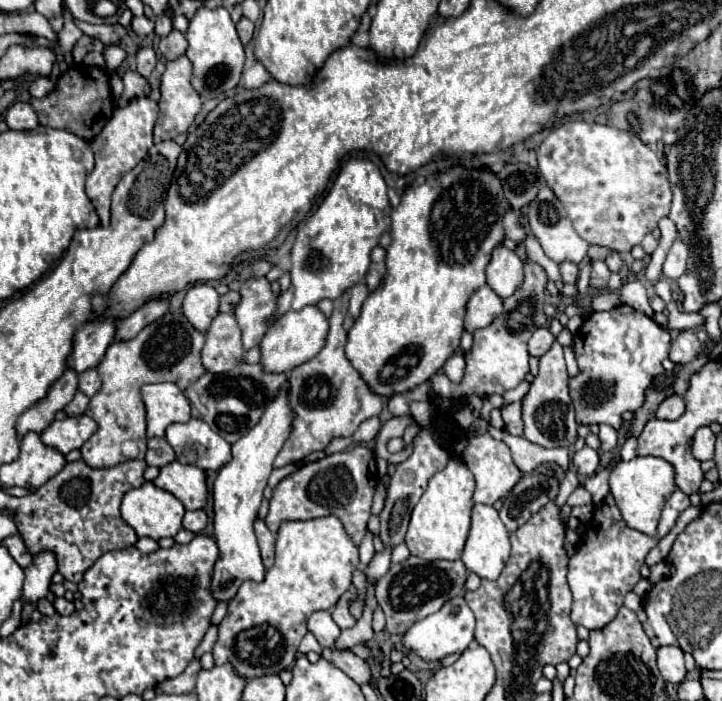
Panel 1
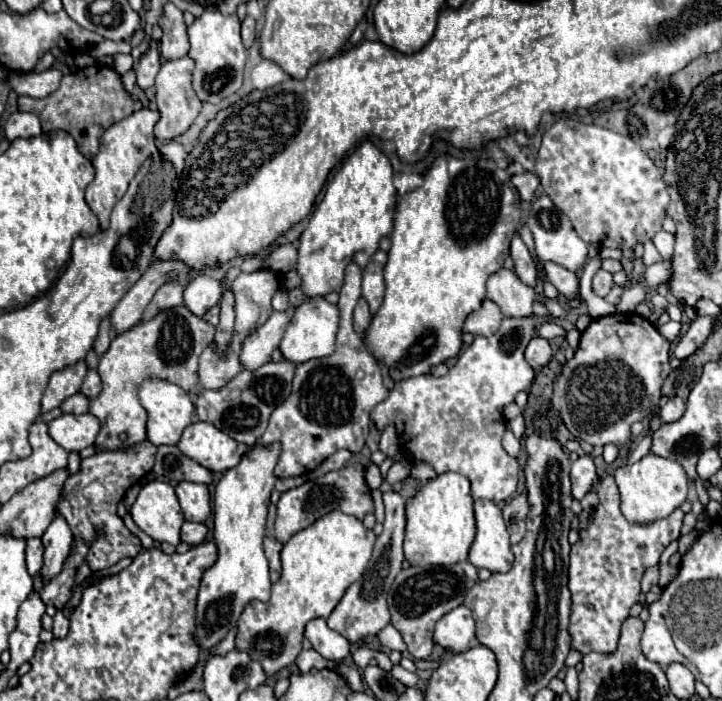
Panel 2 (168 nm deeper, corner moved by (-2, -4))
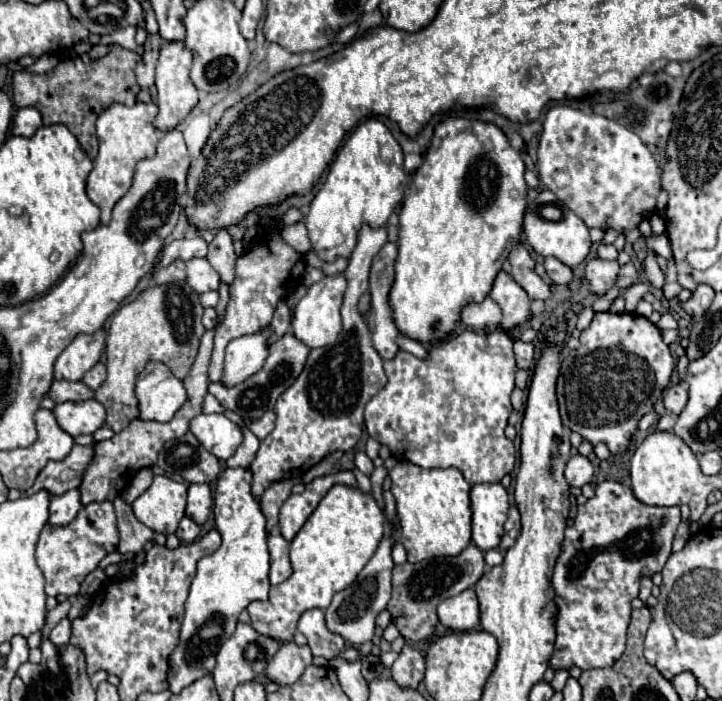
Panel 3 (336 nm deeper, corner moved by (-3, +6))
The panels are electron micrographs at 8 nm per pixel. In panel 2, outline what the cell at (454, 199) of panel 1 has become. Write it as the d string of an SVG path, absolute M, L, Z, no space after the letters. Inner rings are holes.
M439 155L425 173L423 185L399 199L389 261L385 265L385 301L365 335L367 347L379 363L389 367L393 381L425 375L431 365L445 363L459 355L463 345L463 321L469 313L481 307L485 299L485 283L489 275L503 267L503 253L507 255L509 243L521 221L519 193L511 187L511 175L505 169L499 169L493 159L457 159Z

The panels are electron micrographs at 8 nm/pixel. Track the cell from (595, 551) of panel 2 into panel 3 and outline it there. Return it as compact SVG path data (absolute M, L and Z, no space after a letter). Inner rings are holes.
M606 479L602 483L596 485L596 495L592 499L586 501L586 505L578 505L578 515L574 519L574 525L566 529L566 539L562 543L562 553L556 561L556 569L554 569L554 577L552 577L552 585L554 585L554 591L556 591L556 605L558 605L558 621L556 621L556 645L554 645L554 655L550 659L550 665L554 669L570 669L572 665L578 665L580 669L594 669L594 667L608 667L612 665L614 661L618 661L618 657L624 653L624 647L626 647L626 627L630 623L630 611L632 611L632 605L630 601L634 597L638 597L638 589L640 589L640 579L644 575L654 575L658 571L662 571L662 567L666 565L670 553L672 553L672 539L674 539L674 533L680 525L680 507L650 507L650 505L644 505L640 503L630 487L618 483L618 481L612 481L612 479Z

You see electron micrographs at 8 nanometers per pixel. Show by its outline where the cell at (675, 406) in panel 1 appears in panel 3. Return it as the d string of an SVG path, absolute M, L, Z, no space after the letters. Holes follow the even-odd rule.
M678 383L678 385L670 387L670 389L666 389L664 395L662 395L662 399L664 399L664 407L668 411L672 411L672 413L678 415L684 409L686 401L688 401L688 389Z

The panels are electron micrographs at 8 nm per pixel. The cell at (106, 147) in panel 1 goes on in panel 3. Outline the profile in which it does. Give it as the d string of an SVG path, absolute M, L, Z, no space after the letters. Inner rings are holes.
M138 101L132 107L126 105L110 105L96 121L96 135L100 143L100 153L94 159L94 169L88 175L86 181L86 193L94 205L102 211L102 225L108 225L112 219L112 207L116 201L130 189L134 167L140 159L152 157L156 153L158 133L152 125L154 117L158 113L158 107L154 103L142 103Z

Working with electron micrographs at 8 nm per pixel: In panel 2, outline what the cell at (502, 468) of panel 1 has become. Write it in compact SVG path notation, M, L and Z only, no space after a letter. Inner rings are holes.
M531 317L523 319L503 319L499 331L493 337L477 335L475 341L457 357L457 363L449 367L449 373L443 377L419 375L397 381L389 397L371 411L371 421L381 433L385 427L393 425L397 429L403 453L411 463L427 463L437 471L437 475L455 471L469 479L473 499L489 499L493 503L509 499L517 489L519 463L515 457L509 457L501 447L503 433L509 429L503 409L515 401L519 391L527 391L533 383L533 369L525 363L523 351L527 343L535 337L535 323Z

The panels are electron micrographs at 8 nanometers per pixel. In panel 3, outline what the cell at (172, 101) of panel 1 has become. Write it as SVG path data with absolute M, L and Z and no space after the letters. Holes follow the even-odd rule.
M166 43L160 47L160 57L156 63L156 87L158 87L158 115L154 119L154 127L160 131L174 129L180 121L188 117L188 113L198 103L198 89L194 89L194 83L190 81L190 65L192 65L192 53L186 49L184 43Z

